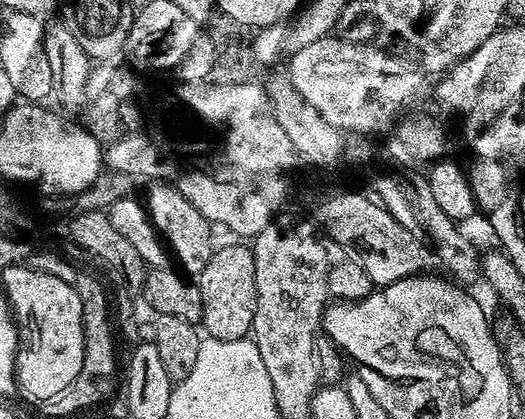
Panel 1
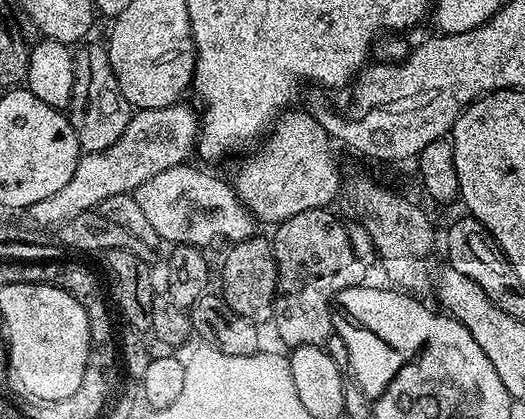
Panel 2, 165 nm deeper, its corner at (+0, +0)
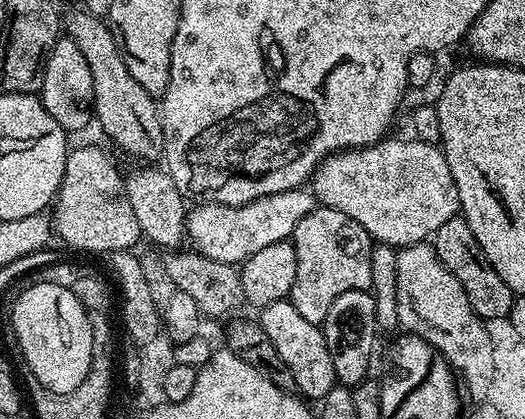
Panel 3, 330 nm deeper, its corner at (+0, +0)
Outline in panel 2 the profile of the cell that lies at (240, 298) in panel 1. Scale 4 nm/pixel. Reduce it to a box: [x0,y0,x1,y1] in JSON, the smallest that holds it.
[219,234,278,326]

